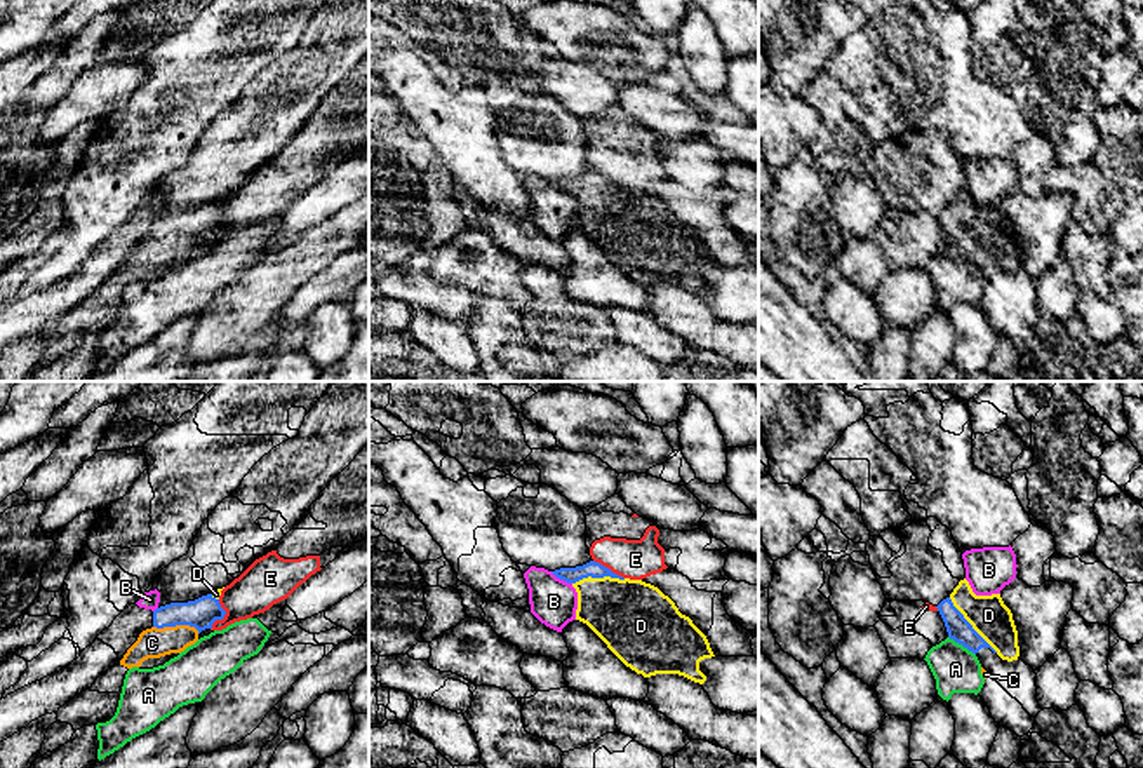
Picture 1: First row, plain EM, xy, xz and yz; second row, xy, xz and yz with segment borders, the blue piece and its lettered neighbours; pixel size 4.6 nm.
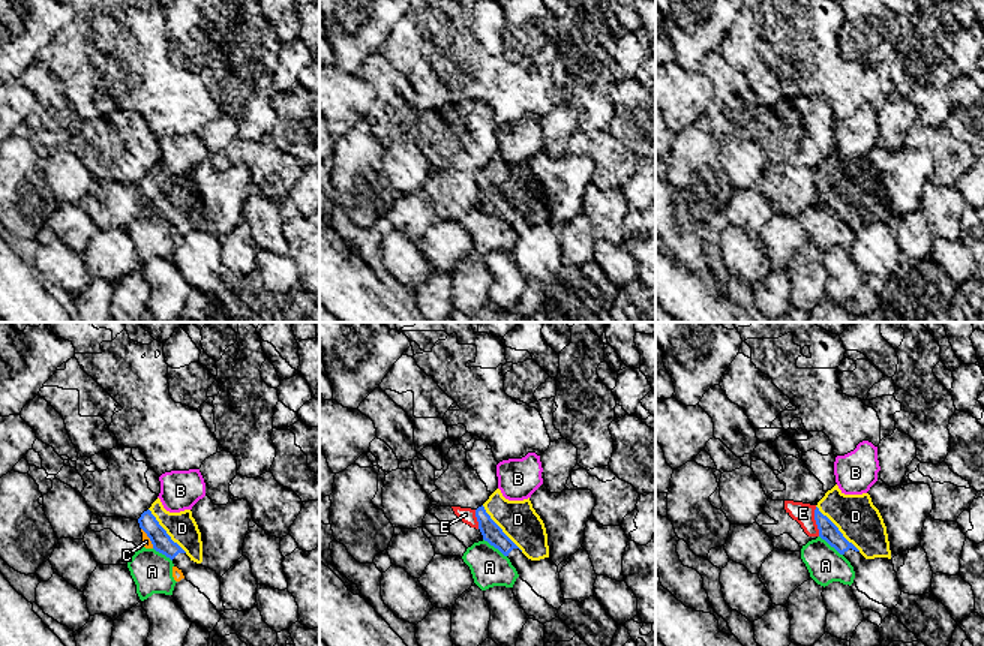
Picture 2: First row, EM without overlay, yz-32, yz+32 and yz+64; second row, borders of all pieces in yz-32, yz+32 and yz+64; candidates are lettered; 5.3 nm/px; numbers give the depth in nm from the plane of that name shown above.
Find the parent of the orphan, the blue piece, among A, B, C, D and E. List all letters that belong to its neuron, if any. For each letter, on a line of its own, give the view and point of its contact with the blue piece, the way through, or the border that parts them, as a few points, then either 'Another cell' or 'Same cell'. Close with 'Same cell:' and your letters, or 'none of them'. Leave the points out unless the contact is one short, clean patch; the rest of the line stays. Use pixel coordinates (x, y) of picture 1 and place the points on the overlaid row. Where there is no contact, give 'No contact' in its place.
A: Touches blue at yz (962, 645). Boundary: yz (949, 636), (975, 655). Another cell
B: Touches blue at xz (561, 579). Boundary: xz (550, 572), (571, 584). Another cell
C: Touches blue at xy (176, 624). Path across: xy (200, 613), (176, 624), (159, 641), (152, 643). Same cell
D: Touches blue at yz (971, 626). Same cell
E: Touches blue at xy (223, 617). Boundary: xy (220, 599), (225, 615), (211, 629). Another cell
Same cell: C, D

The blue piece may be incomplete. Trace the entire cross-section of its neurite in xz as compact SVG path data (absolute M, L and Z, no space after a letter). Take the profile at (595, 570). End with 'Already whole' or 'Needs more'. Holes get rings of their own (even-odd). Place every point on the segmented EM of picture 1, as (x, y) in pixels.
M590 561L551 571L578 592L576 620L586 623L632 670L678 674L703 684L699 662L715 657L706 636L658 587Z. Needs more

